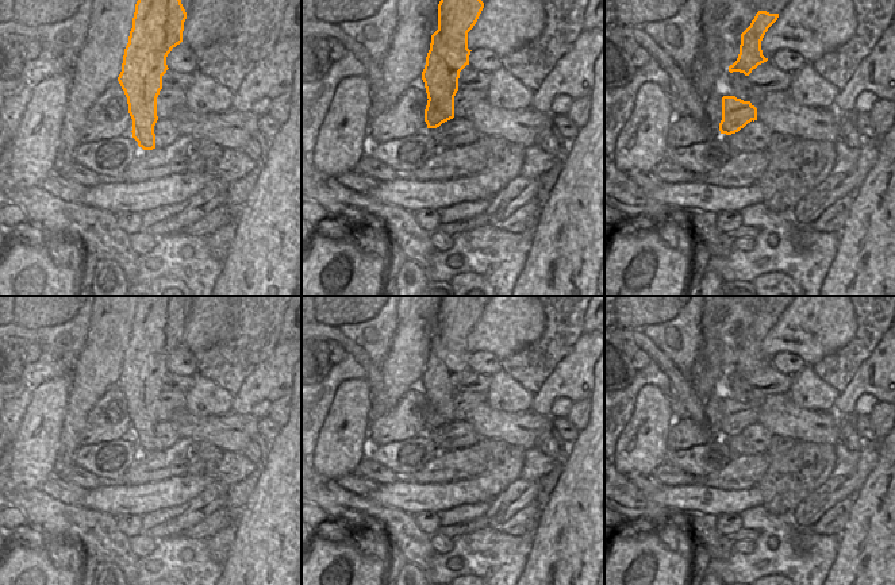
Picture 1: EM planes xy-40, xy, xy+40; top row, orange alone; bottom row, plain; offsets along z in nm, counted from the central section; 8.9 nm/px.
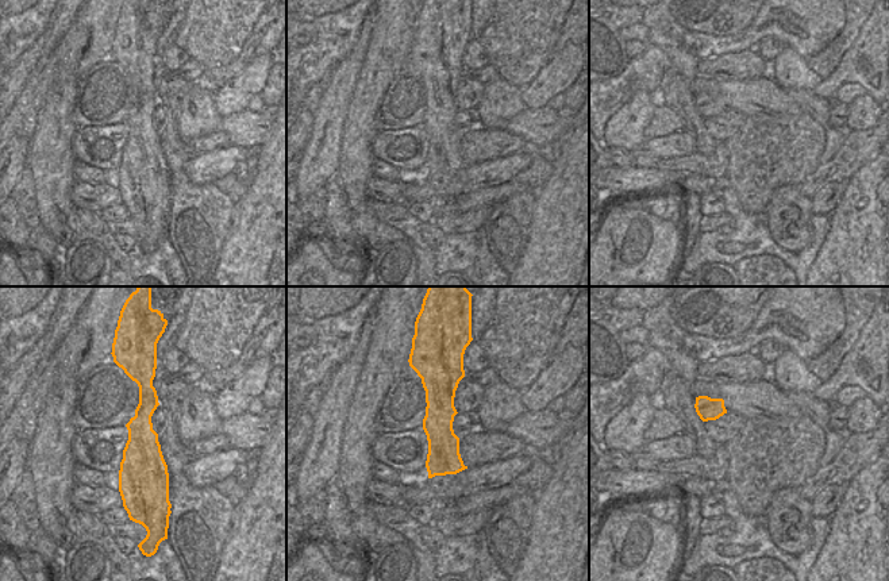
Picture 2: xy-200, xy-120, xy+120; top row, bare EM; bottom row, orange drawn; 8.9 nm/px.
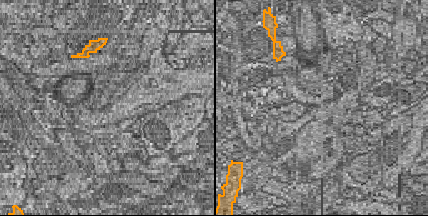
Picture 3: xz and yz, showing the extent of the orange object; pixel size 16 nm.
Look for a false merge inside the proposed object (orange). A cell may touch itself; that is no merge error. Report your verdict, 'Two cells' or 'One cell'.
Two cells.

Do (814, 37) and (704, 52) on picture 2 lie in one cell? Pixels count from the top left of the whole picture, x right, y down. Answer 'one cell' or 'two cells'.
one cell

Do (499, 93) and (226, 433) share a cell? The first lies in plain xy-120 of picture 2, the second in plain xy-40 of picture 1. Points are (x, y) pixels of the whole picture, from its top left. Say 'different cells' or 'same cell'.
different cells

